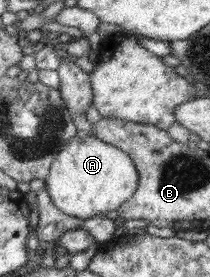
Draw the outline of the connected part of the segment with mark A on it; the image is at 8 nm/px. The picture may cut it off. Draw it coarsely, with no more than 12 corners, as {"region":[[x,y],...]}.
{"region":[[77,134],[44,186],[61,212],[86,219],[138,190],[126,152]]}

